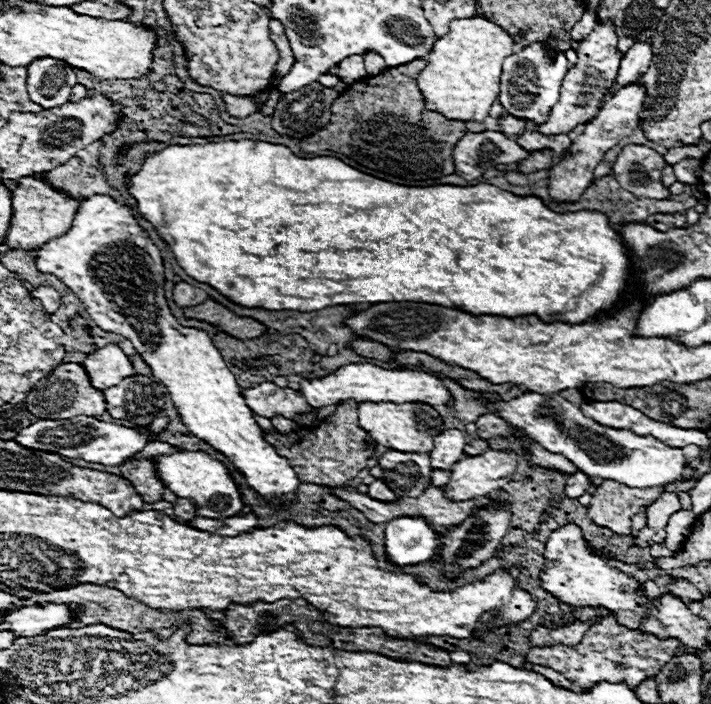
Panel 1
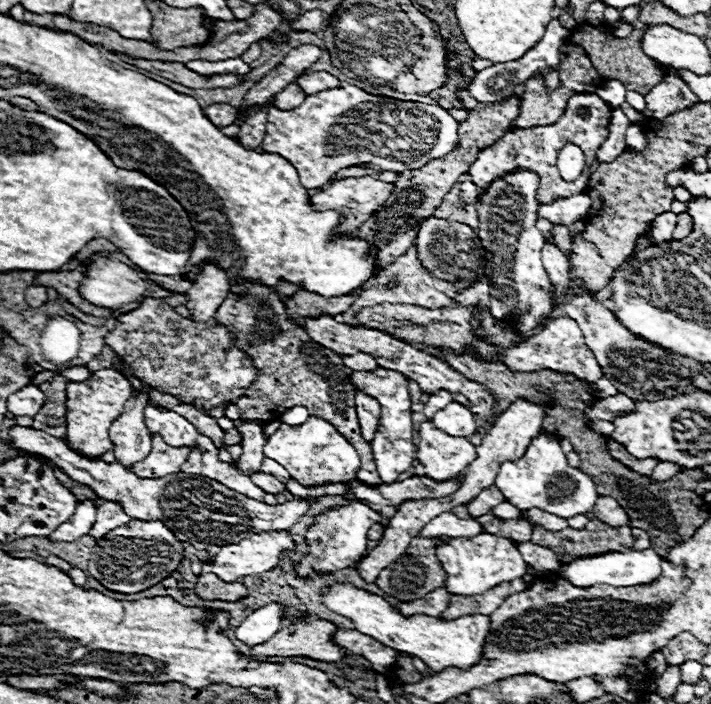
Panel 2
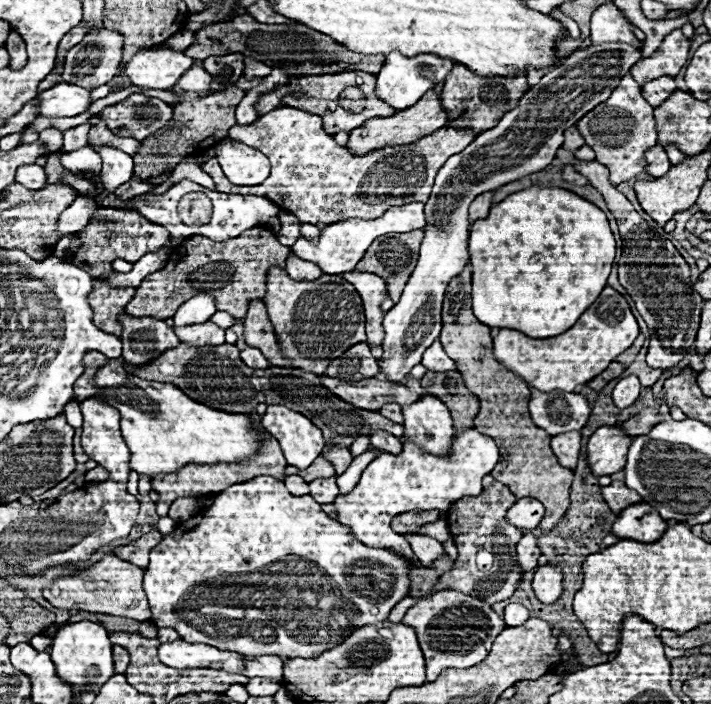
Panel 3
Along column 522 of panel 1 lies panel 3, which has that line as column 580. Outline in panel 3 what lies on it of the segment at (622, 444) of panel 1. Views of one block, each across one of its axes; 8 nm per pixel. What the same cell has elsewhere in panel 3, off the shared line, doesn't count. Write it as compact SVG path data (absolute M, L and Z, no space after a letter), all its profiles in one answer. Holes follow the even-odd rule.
M532 388L530 416L536 426L544 428L550 436L562 432L580 432L590 418L590 404L582 394L552 390L540 392Z

